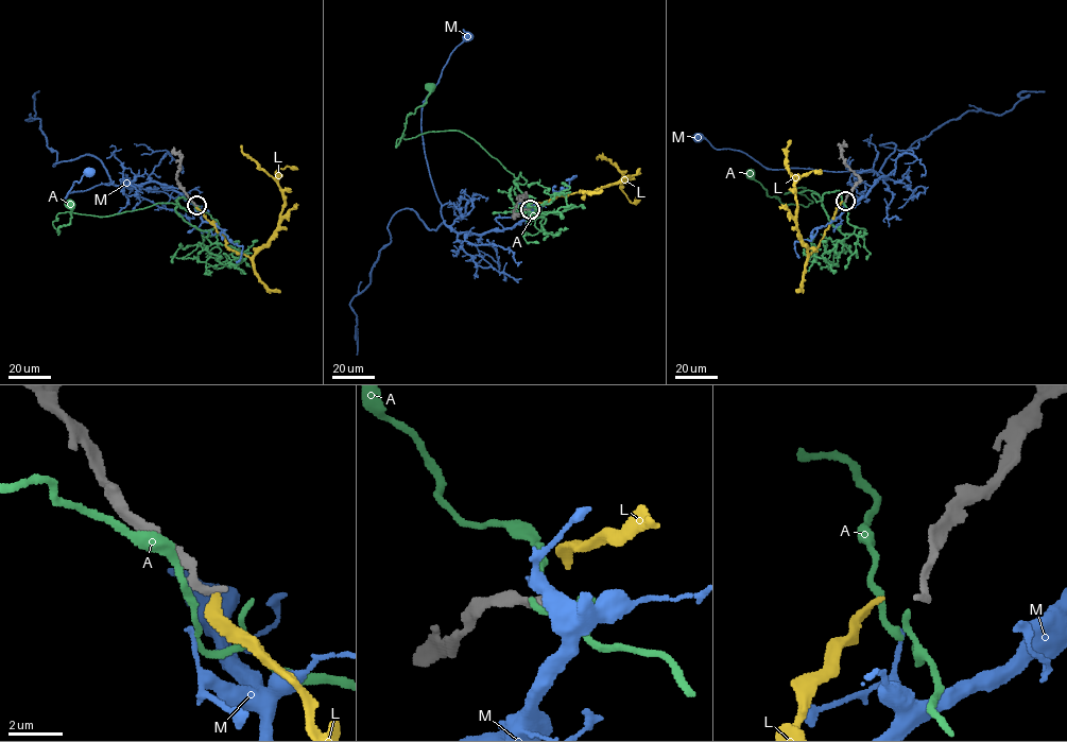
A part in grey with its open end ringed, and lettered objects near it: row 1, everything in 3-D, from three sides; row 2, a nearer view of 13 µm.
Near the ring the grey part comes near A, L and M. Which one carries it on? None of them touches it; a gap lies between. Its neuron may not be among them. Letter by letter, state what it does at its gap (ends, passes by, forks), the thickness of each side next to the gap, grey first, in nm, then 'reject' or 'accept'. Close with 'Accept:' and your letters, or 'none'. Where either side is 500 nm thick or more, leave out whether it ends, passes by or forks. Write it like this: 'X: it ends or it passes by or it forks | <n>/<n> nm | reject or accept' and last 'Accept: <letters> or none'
A: it ends | 280/240 nm | reject
L: it ends | 280/240 nm | accept
M: it ends | 280/170 nm | reject
Accept: L

